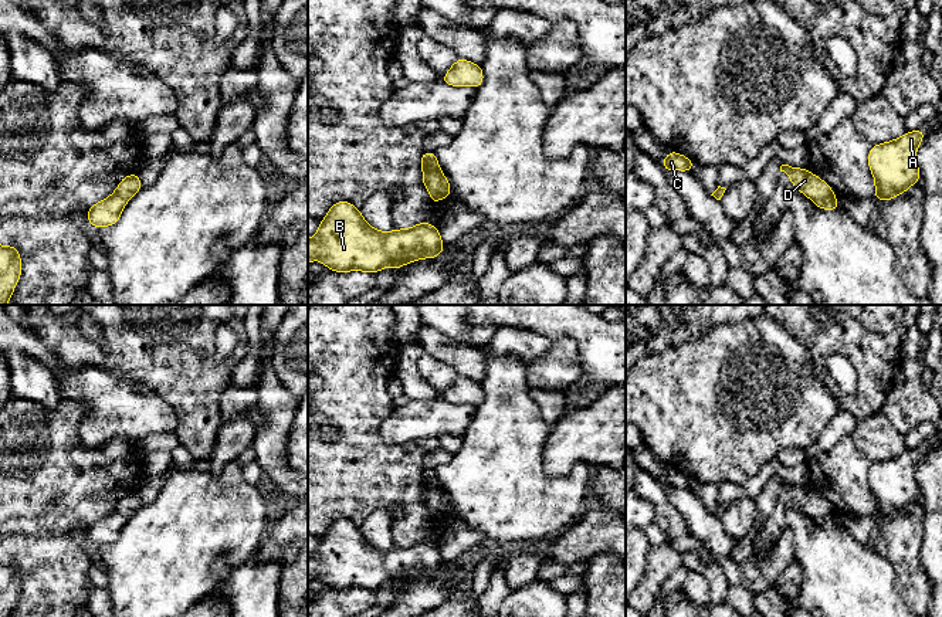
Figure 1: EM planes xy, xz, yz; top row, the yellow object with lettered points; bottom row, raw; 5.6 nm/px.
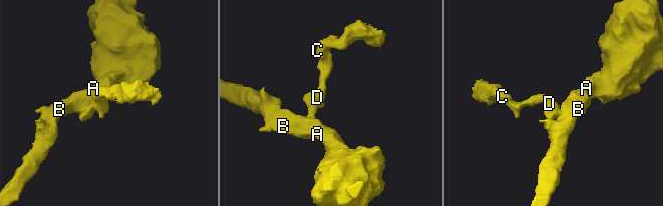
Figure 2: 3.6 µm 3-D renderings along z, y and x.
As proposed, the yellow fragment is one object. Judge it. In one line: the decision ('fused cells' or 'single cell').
fused cells

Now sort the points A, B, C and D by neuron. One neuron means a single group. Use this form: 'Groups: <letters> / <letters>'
Groups: A B / C D

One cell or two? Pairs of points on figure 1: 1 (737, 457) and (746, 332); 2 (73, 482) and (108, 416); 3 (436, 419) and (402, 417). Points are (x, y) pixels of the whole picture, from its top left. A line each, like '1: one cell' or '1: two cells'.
1: one cell
2: two cells
3: one cell

